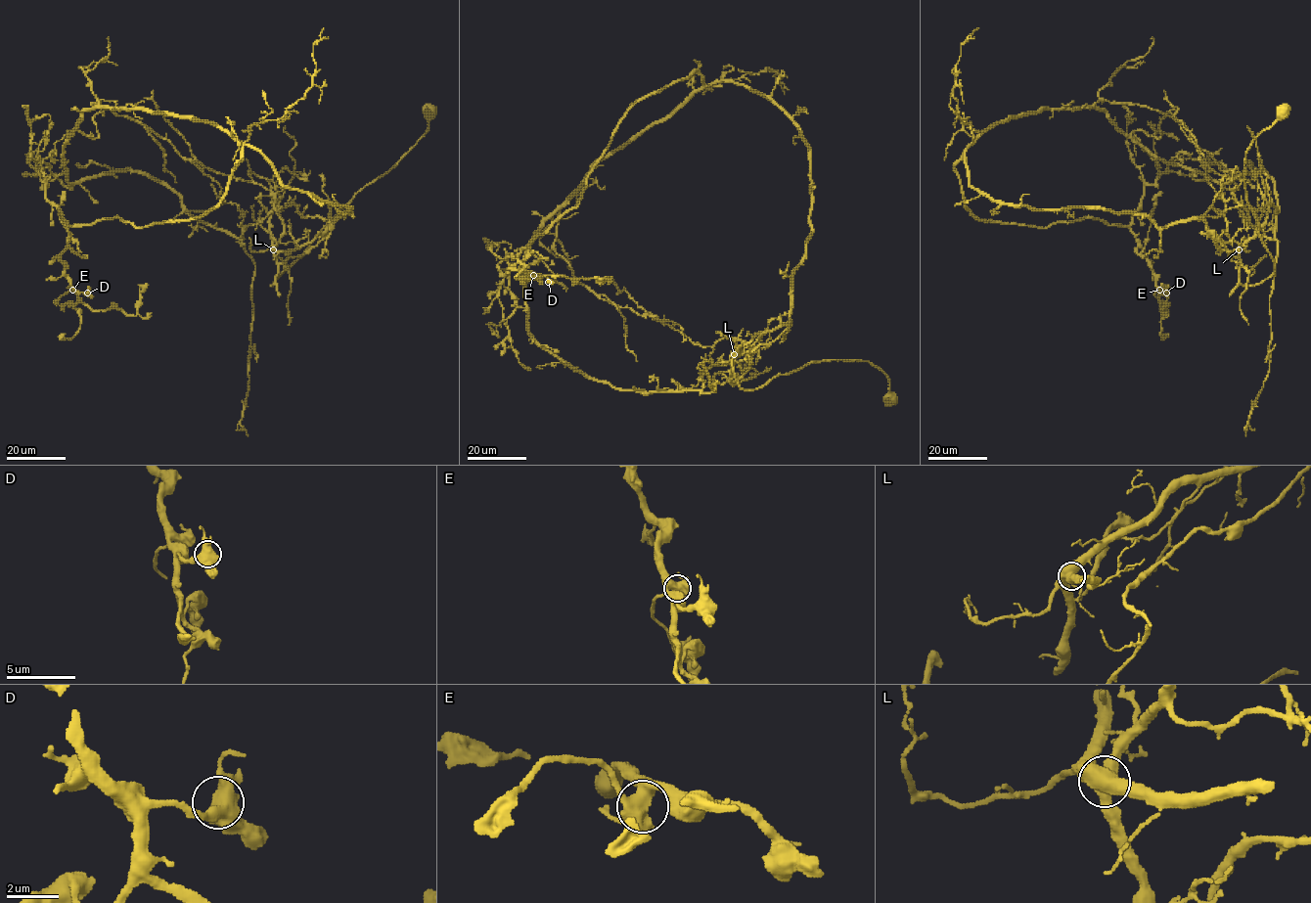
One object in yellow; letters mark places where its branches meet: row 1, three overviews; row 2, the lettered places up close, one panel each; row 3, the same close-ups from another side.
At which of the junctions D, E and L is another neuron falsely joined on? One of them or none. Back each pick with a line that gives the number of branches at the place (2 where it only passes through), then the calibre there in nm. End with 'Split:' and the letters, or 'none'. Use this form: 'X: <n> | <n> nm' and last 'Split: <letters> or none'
L: 4 | 600 nm
Split: L

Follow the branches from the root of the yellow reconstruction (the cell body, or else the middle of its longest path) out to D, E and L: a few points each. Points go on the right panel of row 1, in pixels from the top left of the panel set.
D: (1283, 110), (1245, 153), (1252, 286), (1201, 219), (1004, 204), (955, 165), (979, 220), (1126, 226), (1166, 293)
E: (1283, 110), (1245, 153), (1252, 286), (1201, 219), (1004, 204), (955, 165), (979, 220), (1126, 226), (1159, 290)
L: (1283, 110), (1252, 142), (1244, 164), (1245, 201), (1274, 261), (1274, 272), (1254, 285), (1241, 285), (1239, 249)

